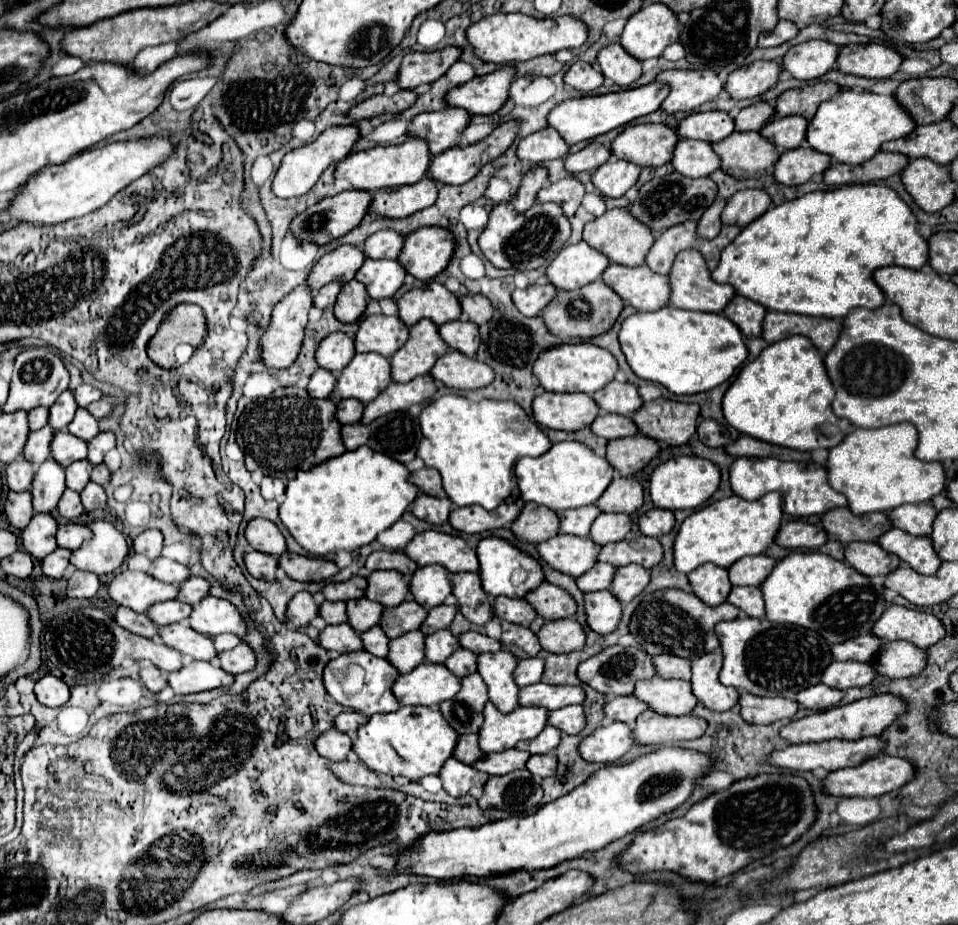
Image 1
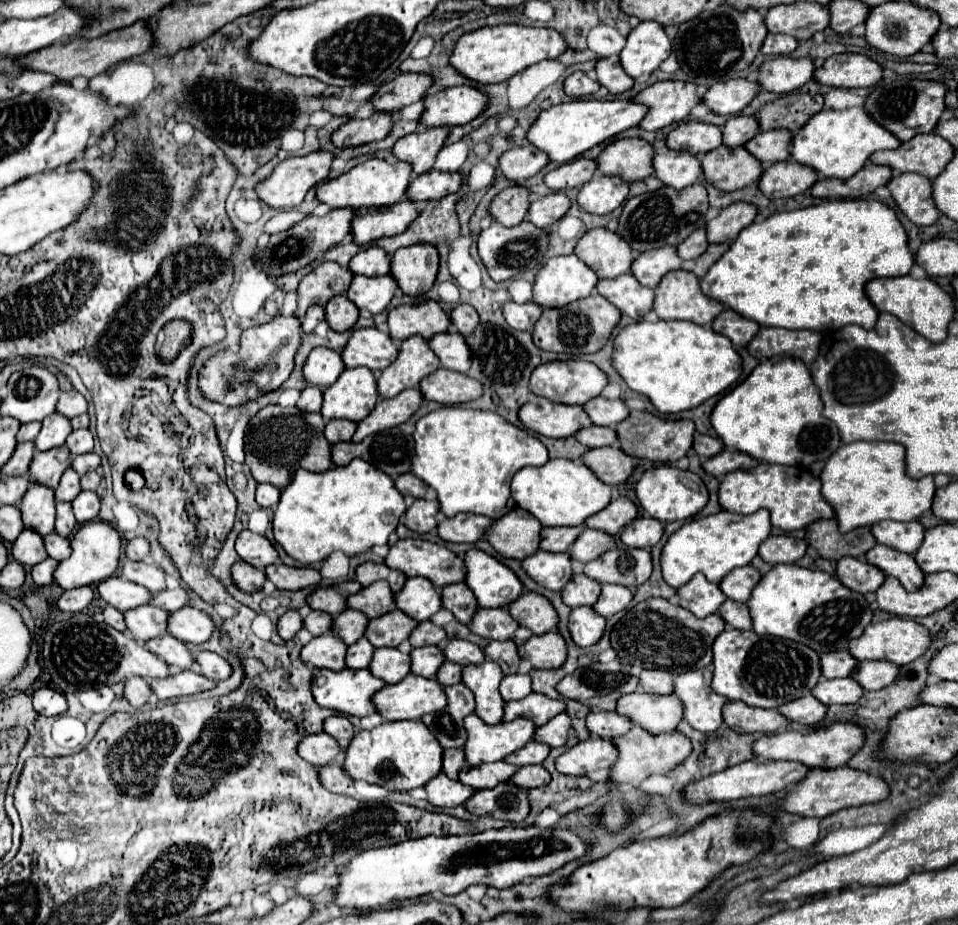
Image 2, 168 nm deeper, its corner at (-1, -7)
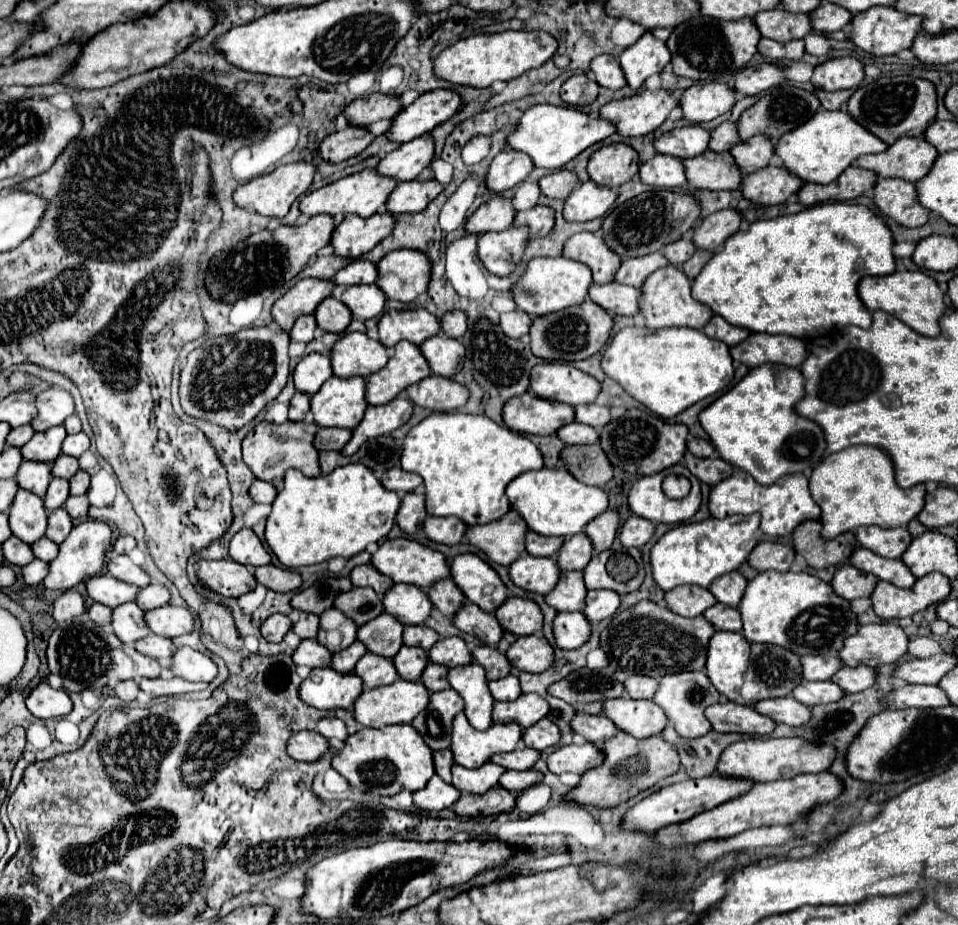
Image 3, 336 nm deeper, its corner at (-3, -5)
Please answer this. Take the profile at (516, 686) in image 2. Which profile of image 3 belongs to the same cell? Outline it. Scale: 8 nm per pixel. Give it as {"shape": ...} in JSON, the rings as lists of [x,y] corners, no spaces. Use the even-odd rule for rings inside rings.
{"shape":[[[515,675],[491,681],[489,691],[495,701],[515,701],[521,695],[521,687],[519,687],[519,681]]]}

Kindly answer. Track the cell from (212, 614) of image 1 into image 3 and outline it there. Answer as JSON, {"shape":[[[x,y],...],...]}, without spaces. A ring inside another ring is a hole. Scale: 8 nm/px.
{"shape":[[[163,605],[159,609],[149,609],[145,611],[145,623],[151,633],[169,639],[193,631],[193,617],[187,607]]]}

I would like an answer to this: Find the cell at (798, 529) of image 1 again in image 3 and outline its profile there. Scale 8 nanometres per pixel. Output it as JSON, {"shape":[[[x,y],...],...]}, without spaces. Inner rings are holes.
{"shape":[[[759,543],[747,557],[747,563],[755,569],[755,571],[789,571],[791,563],[795,559],[795,551],[793,547],[785,545],[785,543]]]}

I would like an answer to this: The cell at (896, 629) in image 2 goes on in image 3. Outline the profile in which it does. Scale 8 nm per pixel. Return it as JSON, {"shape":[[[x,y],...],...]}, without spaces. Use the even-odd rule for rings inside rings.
{"shape":[[[869,623],[859,625],[857,633],[847,637],[839,659],[847,667],[867,665],[877,667],[885,663],[895,663],[907,653],[907,635],[895,623]]]}

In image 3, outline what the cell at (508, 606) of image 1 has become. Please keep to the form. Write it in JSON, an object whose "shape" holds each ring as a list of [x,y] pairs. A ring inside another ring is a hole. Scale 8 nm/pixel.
{"shape":[[[465,601],[465,605],[453,615],[451,623],[469,635],[475,635],[481,639],[483,645],[497,645],[503,629],[499,625],[499,621],[493,617],[493,613],[485,613],[481,609],[477,609],[477,605],[473,605],[471,601]]]}

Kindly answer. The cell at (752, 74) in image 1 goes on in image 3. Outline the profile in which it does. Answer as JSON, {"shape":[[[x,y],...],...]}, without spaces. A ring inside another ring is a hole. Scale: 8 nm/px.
{"shape":[[[695,83],[681,95],[681,119],[687,123],[711,121],[727,113],[737,101],[731,87],[723,83]]]}

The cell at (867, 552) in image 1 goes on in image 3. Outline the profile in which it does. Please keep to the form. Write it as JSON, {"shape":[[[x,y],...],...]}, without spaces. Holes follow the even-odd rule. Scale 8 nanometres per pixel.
{"shape":[[[845,565],[845,567],[839,567],[833,581],[833,591],[847,599],[847,601],[853,601],[853,599],[859,599],[859,597],[871,597],[875,585],[877,585],[877,577],[869,575],[869,573],[859,573],[859,569],[853,569],[853,565]]]}

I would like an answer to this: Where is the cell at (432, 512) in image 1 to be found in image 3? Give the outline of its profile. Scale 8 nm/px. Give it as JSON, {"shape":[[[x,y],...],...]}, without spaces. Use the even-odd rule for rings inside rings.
{"shape":[[[407,493],[401,499],[399,511],[395,515],[395,523],[399,525],[399,529],[407,535],[413,535],[421,529],[423,521],[427,517],[425,511],[425,497],[423,495],[415,495],[415,493]]]}

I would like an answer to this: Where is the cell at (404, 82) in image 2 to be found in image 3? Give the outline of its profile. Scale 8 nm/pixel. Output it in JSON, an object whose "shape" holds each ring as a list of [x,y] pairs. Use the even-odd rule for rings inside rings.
{"shape":[[[371,93],[367,97],[351,101],[343,115],[347,117],[349,125],[369,127],[371,123],[379,119],[393,119],[401,111],[401,105],[397,101],[397,95],[385,95],[385,93]]]}

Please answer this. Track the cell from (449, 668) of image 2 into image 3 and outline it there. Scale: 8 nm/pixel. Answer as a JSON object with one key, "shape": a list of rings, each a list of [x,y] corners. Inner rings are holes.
{"shape":[[[429,663],[427,669],[423,669],[419,683],[423,683],[431,693],[435,693],[435,691],[443,691],[443,689],[449,689],[449,683],[445,681],[445,673],[447,673],[447,667]]]}

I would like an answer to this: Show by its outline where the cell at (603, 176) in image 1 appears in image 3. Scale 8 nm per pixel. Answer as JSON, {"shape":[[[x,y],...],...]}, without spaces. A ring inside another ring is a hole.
{"shape":[[[593,181],[577,185],[563,205],[563,217],[571,223],[583,223],[603,217],[615,203],[617,195],[609,187],[599,187]]]}

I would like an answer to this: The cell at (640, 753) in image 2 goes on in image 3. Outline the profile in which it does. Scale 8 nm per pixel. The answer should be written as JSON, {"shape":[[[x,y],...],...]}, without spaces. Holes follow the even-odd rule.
{"shape":[[[619,731],[615,737],[605,741],[599,749],[605,755],[603,763],[595,769],[585,771],[579,785],[565,795],[565,801],[573,801],[583,807],[593,805],[599,809],[617,807],[629,801],[631,797],[635,797],[637,793],[651,789],[659,779],[669,777],[679,769],[677,751],[667,741],[661,741],[659,735],[649,739],[635,739],[629,733]]]}

